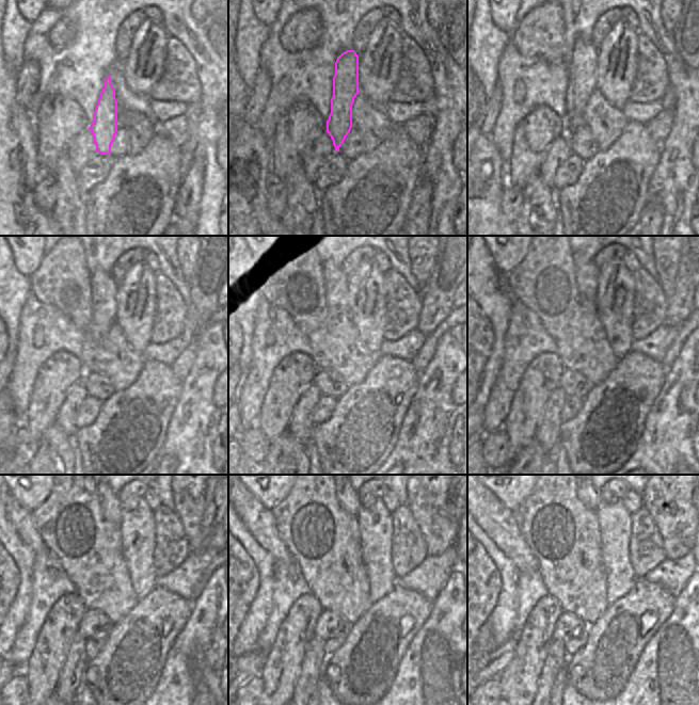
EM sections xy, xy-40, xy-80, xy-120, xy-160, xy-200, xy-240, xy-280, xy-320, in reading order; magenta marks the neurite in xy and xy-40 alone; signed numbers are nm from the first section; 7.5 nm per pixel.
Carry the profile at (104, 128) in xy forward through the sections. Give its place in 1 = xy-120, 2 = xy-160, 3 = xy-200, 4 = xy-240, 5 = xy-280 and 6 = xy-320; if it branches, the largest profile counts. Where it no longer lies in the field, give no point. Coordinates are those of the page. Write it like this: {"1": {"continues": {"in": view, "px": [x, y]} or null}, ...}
{"1": {"continues": {"in": "xy-120", "px": [104, 287]}}, "2": {"continues": {"in": "xy-160", "px": [338, 288]}}, "3": {"continues": {"in": "xy-200", "px": [587, 274]}}, "4": {"continues": {"in": "xy-240", "px": [111, 506]}}, "5": {"continues": {"in": "xy-280", "px": [348, 496]}}, "6": {"continues": {"in": "xy-320", "px": [589, 496]}}}

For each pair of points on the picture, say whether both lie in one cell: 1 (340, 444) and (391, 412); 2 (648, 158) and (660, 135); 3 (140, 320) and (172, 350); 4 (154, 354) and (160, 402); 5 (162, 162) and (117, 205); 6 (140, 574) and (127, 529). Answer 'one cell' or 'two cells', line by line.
1: one cell
2: two cells
3: two cells
4: two cells
5: one cell
6: one cell

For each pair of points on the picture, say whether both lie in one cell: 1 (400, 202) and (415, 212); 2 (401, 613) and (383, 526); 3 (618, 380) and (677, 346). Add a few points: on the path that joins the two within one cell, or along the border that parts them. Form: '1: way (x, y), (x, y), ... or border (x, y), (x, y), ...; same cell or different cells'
1: border (418, 185), (414, 190), (403, 224); different cells
2: border (396, 582), (388, 593), (377, 601); different cells
3: border (661, 362), (665, 368); different cells

